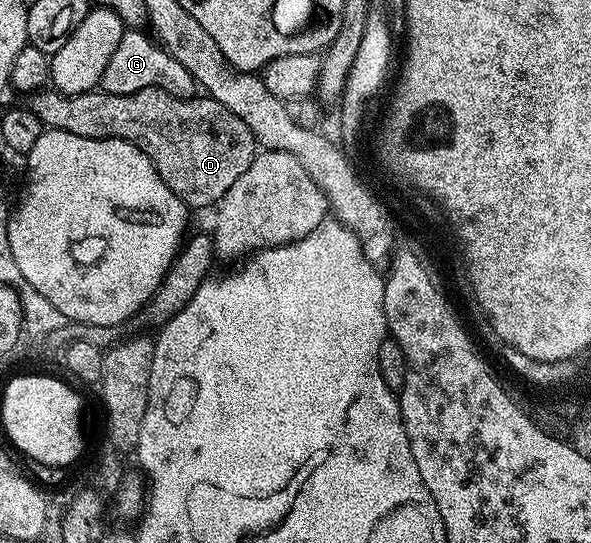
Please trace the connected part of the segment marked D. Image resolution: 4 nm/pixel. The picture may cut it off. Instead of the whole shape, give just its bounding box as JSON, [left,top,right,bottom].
[28,87,260,210]

